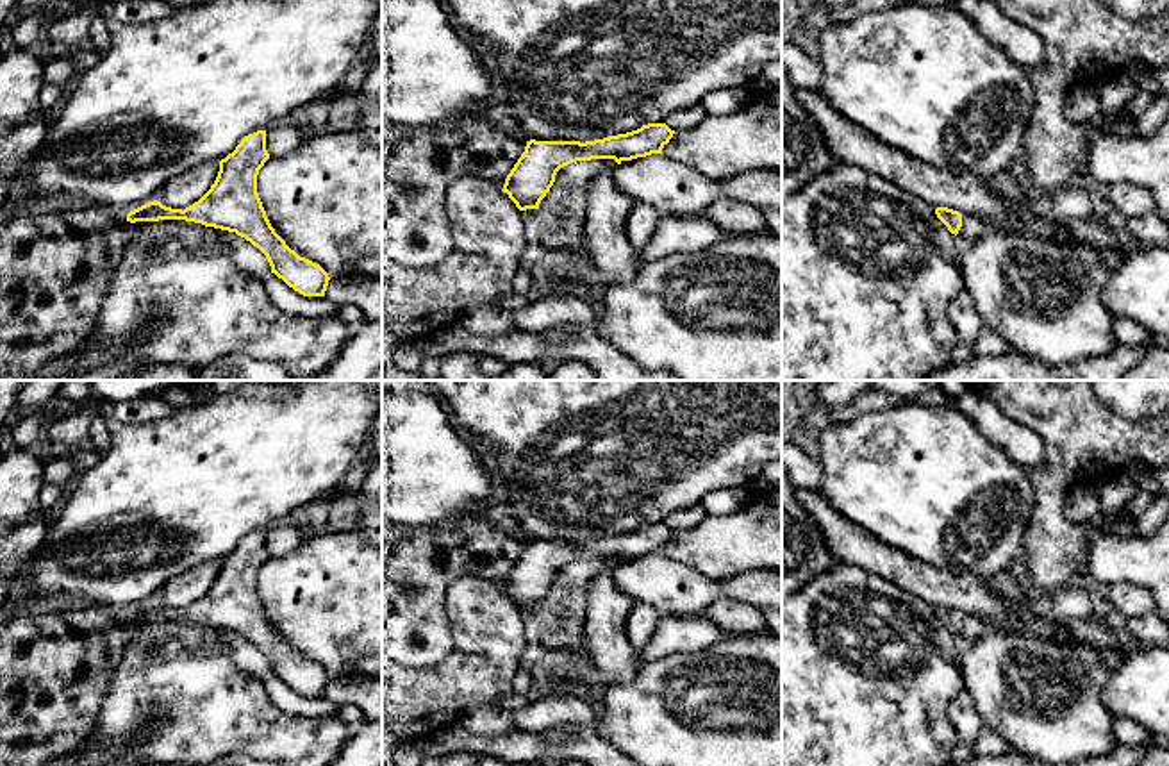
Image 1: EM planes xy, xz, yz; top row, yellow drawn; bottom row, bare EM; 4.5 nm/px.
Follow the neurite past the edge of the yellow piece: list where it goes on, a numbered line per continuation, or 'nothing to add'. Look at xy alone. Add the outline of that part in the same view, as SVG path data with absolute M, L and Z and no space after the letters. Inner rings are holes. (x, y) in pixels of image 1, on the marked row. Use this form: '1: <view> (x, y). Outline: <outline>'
nothing to add

